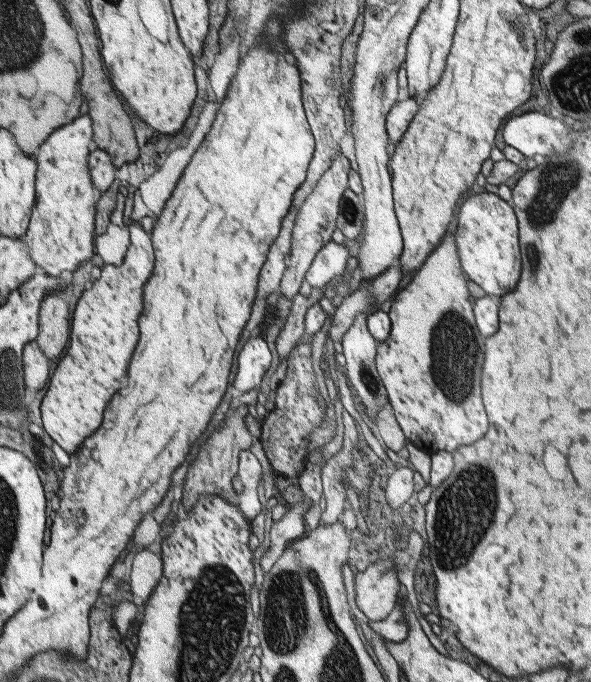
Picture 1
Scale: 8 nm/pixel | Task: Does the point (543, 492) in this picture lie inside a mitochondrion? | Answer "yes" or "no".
no

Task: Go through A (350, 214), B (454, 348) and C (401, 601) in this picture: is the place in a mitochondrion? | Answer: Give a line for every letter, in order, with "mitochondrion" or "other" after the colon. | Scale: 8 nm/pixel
A: mitochondrion
B: mitochondrion
C: other

